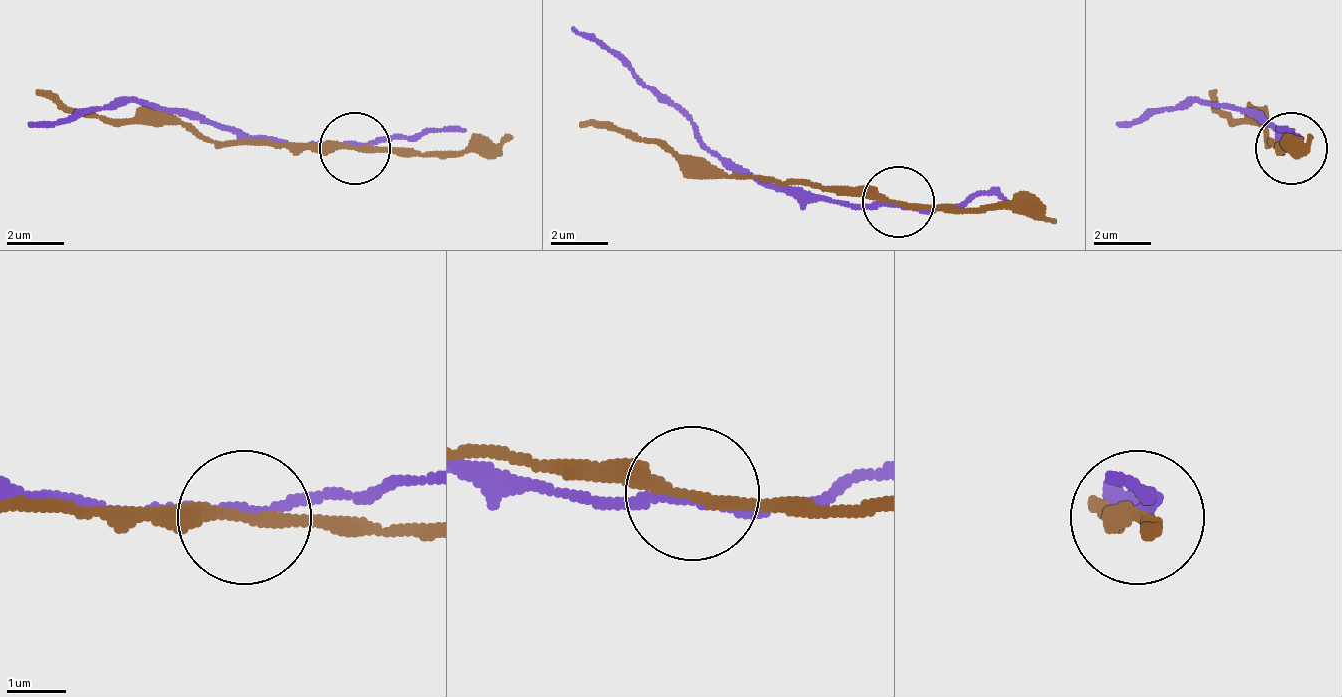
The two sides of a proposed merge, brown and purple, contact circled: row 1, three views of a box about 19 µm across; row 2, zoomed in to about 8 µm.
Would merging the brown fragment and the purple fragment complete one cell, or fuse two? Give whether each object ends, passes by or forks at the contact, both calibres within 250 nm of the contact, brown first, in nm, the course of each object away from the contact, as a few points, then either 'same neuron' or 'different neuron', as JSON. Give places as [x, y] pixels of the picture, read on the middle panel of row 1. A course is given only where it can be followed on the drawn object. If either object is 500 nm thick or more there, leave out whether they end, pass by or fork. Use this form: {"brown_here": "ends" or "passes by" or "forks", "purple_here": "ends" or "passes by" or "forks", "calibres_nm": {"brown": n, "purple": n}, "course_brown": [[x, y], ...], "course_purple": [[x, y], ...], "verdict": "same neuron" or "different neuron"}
{"brown_here": "passes by", "purple_here": "passes by", "calibres_nm": {"brown": 200, "purple": 130}, "course_brown": [[896, 200], [689, 171], [624, 135], [581, 121]], "course_purple": [[896, 207], [796, 200], [732, 171], [674, 107], [574, 28]], "verdict": "same neuron"}

